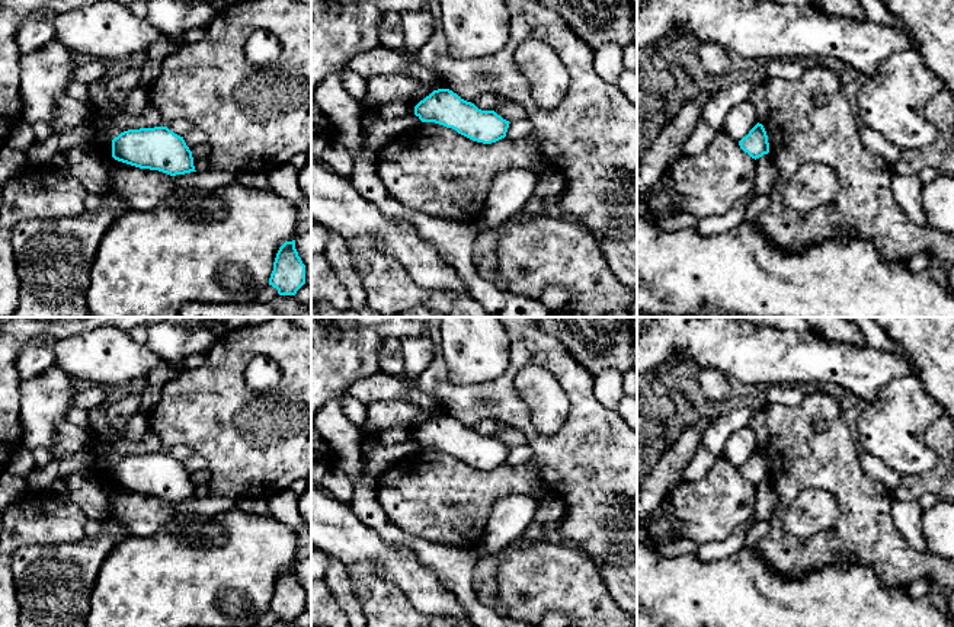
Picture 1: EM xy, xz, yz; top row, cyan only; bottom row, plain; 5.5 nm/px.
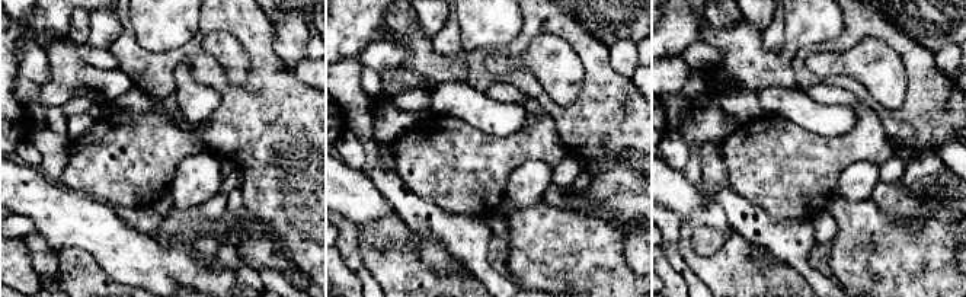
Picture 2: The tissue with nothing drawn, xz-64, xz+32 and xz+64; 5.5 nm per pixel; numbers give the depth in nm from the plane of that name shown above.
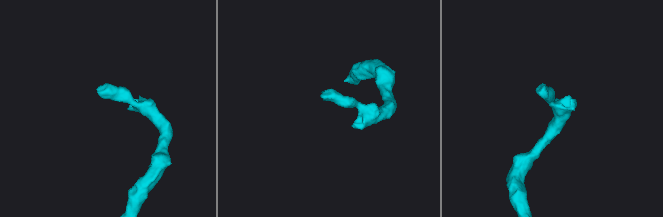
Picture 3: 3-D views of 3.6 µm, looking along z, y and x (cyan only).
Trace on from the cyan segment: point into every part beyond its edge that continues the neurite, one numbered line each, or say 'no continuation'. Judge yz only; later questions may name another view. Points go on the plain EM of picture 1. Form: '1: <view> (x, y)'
no continuation

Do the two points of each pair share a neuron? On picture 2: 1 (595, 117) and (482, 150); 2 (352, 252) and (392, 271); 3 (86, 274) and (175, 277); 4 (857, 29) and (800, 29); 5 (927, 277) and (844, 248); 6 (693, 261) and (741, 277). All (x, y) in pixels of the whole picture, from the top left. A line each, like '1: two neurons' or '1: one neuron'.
1: two neurons
2: two neurons
3: two neurons
4: two neurons
5: one neuron
6: one neuron

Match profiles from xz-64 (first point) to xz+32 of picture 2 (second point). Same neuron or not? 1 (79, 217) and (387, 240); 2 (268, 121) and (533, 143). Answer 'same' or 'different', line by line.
1: different
2: different

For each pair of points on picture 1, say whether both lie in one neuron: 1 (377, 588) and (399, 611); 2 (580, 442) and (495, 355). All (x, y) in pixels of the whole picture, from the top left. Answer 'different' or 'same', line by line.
1: same
2: different

